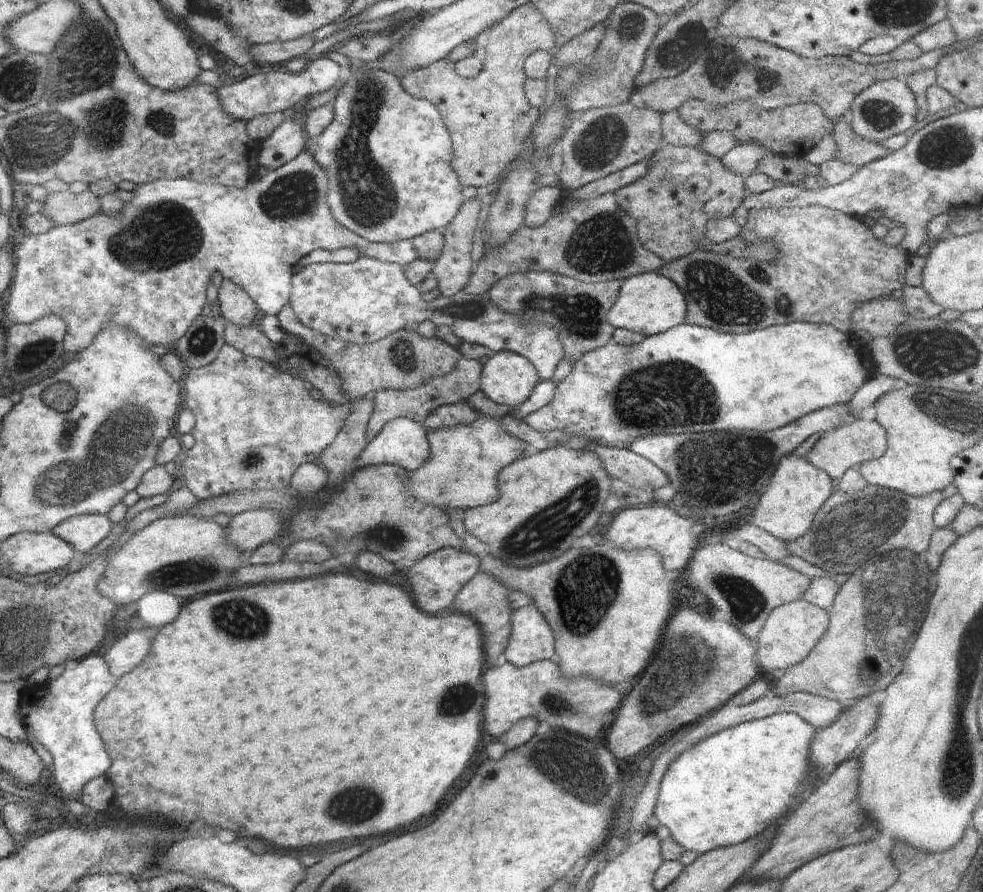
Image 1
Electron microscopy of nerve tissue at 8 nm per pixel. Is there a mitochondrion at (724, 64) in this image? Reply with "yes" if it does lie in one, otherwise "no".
yes

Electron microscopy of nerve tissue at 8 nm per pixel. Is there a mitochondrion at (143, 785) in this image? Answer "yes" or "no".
no

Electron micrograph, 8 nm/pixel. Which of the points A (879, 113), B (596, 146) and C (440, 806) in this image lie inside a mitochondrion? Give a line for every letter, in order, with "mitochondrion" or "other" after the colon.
A: mitochondrion
B: mitochondrion
C: other

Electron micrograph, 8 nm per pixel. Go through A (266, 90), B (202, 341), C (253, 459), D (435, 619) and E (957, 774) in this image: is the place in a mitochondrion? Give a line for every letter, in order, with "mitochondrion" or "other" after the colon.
A: other
B: mitochondrion
C: mitochondrion
D: other
E: mitochondrion

